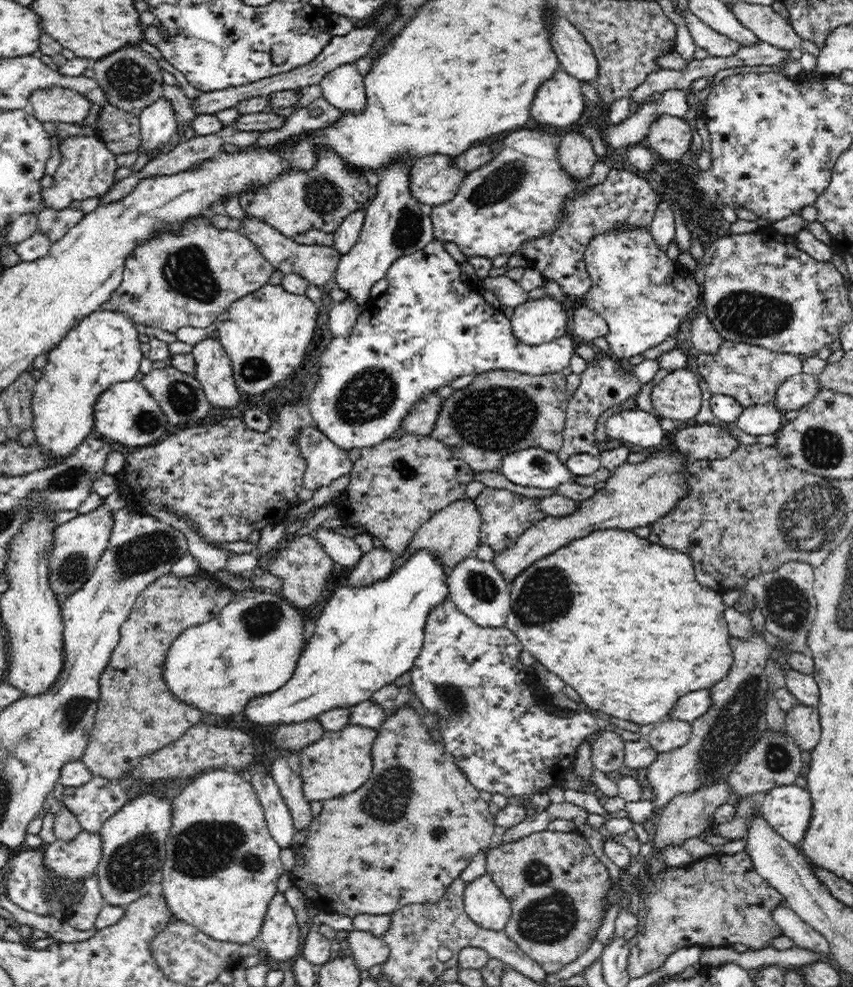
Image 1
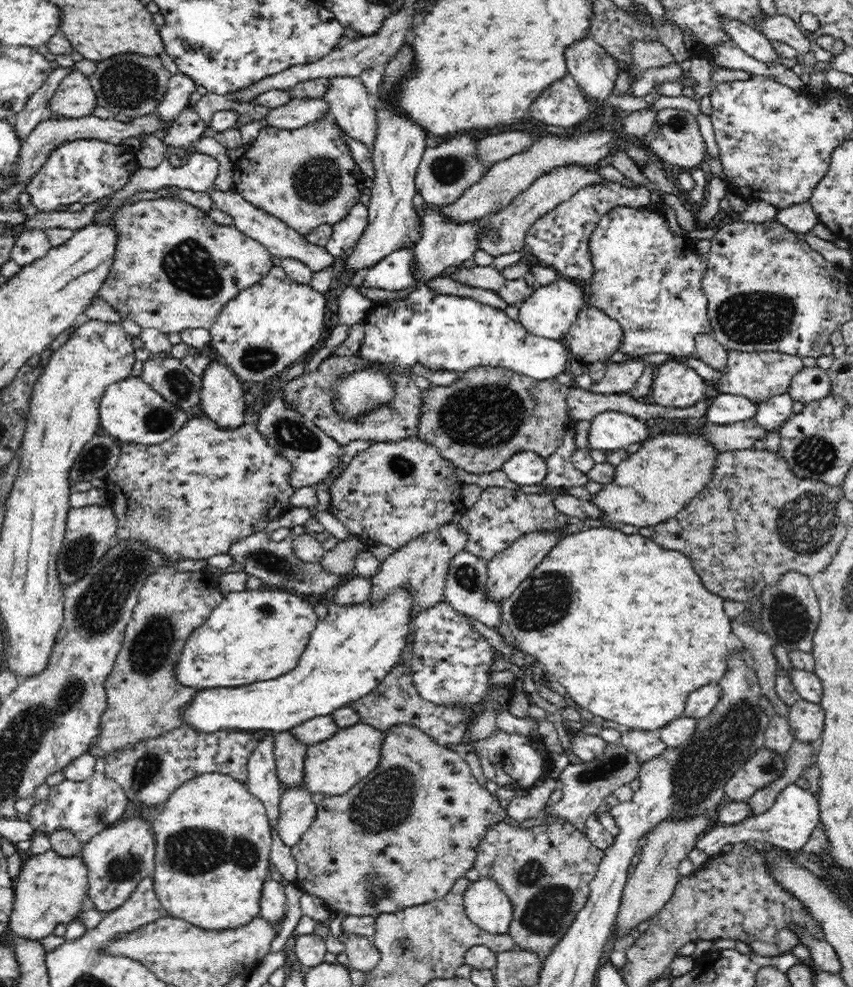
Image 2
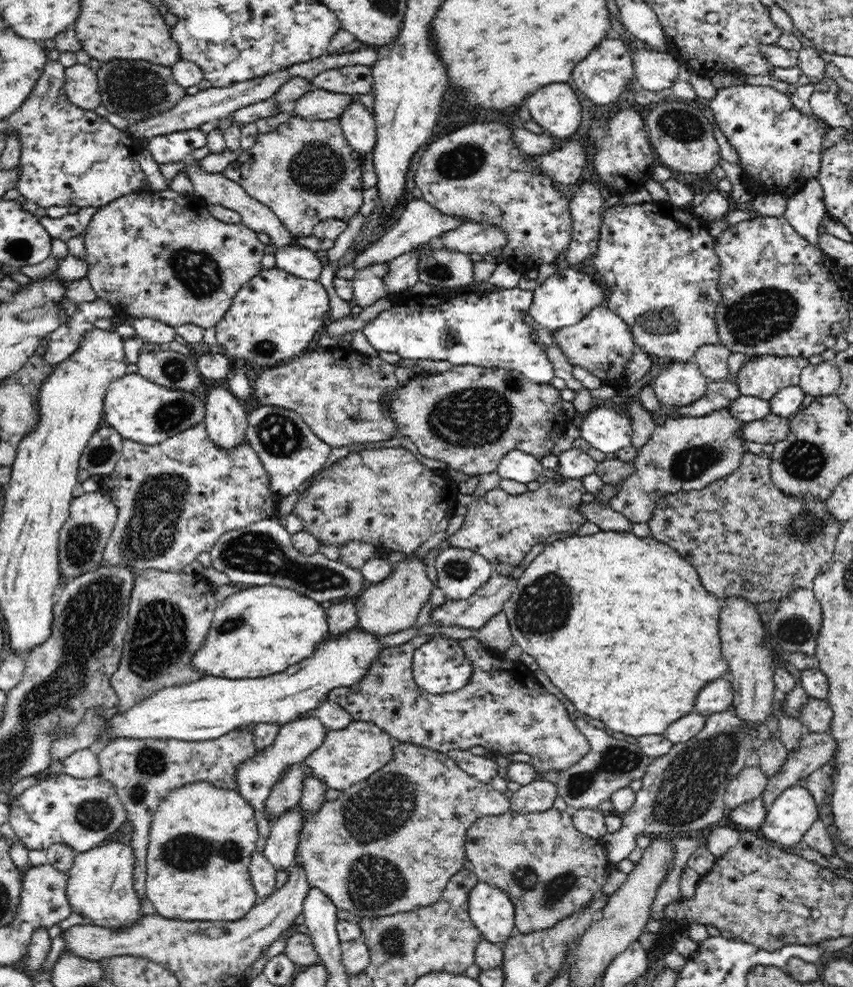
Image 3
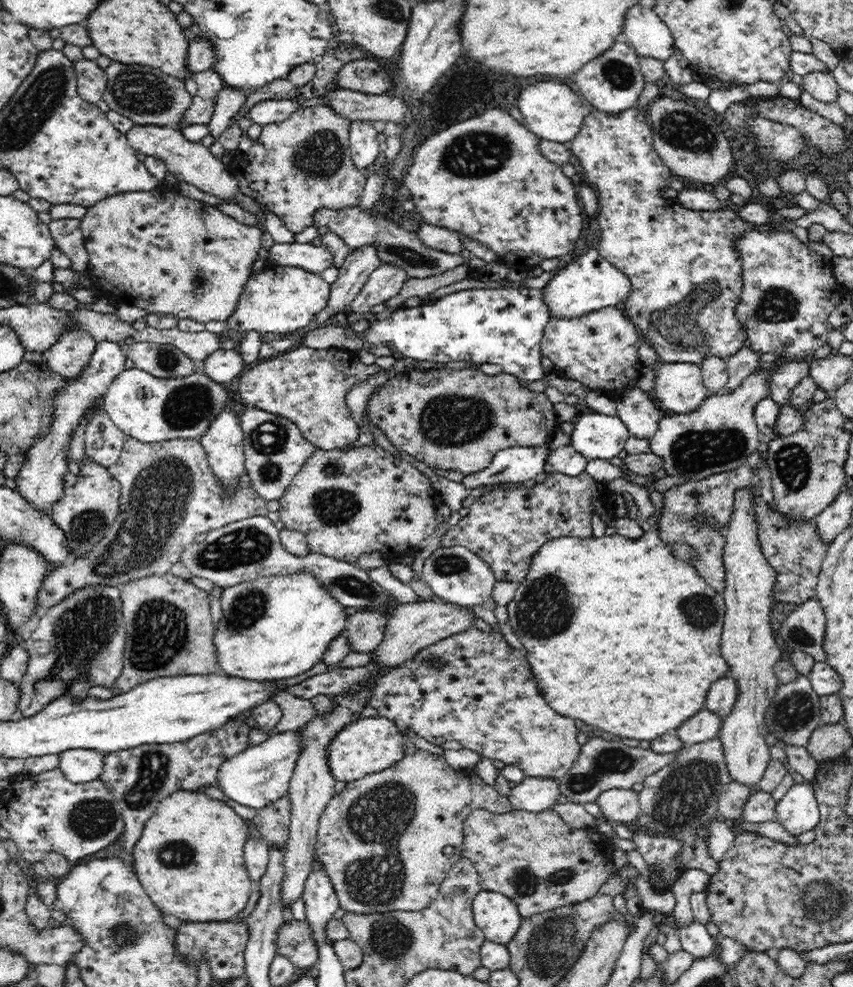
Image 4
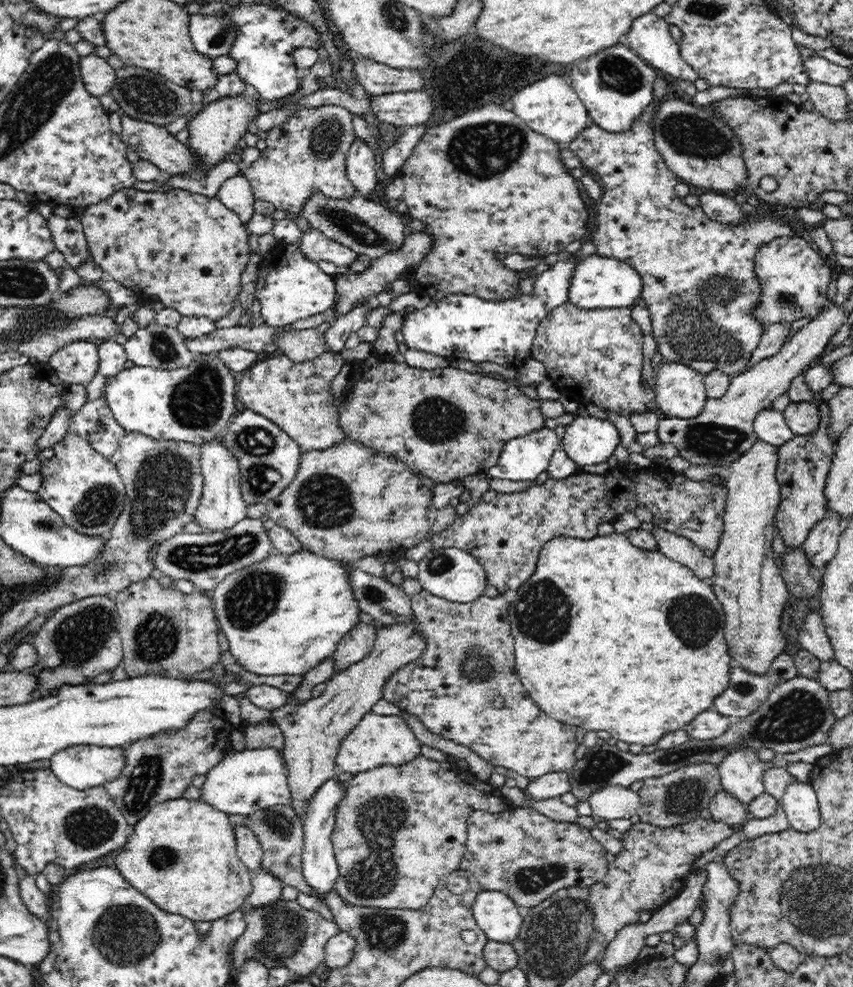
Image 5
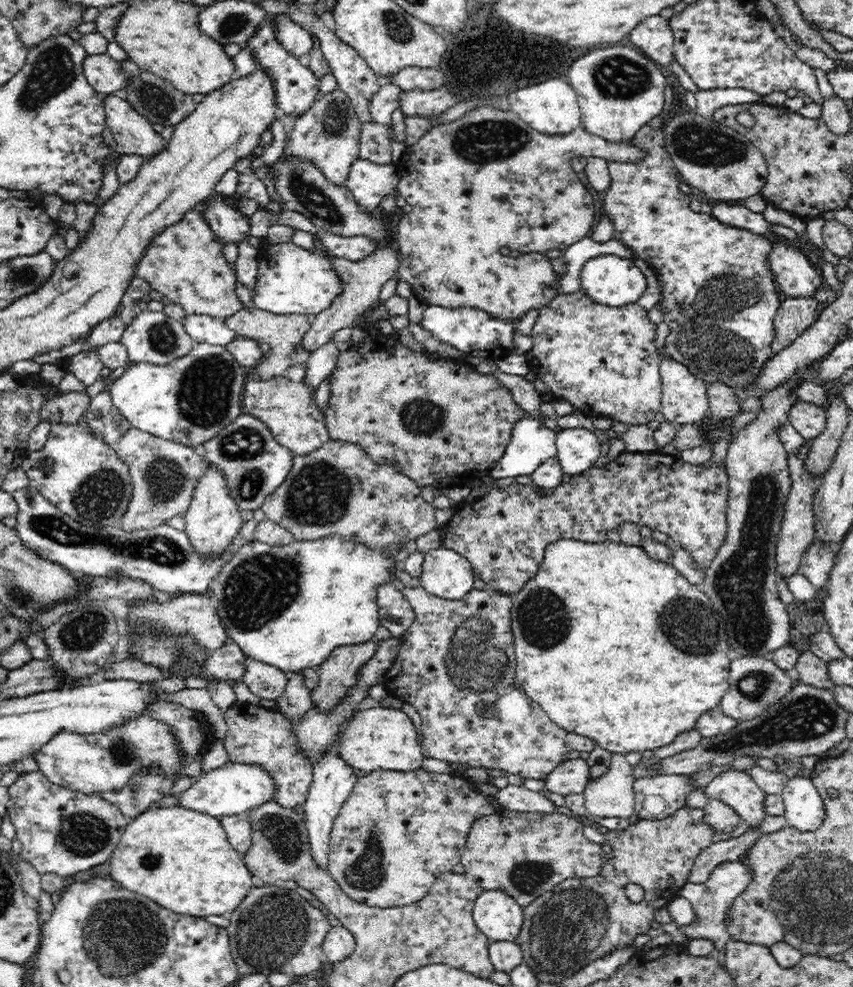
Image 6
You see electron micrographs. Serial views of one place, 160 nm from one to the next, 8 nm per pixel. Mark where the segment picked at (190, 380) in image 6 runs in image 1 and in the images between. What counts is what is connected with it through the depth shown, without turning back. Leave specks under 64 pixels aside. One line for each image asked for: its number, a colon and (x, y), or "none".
1: (126, 413)
2: (131, 411)
3: (141, 411)
4: (151, 409)
5: (193, 404)

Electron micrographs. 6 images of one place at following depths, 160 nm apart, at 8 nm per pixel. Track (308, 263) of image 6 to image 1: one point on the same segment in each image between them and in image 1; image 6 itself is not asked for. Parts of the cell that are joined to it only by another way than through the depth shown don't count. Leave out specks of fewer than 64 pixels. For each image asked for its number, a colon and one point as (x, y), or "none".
1: (265, 333)
2: (259, 334)
3: (274, 316)
4: (279, 299)
5: (289, 286)

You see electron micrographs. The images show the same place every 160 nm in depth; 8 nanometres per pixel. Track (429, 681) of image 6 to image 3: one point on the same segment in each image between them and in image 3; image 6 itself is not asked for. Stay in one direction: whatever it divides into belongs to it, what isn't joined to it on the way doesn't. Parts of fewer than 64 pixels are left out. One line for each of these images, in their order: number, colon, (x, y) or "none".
3: (501, 706)
4: (472, 686)
5: (463, 686)

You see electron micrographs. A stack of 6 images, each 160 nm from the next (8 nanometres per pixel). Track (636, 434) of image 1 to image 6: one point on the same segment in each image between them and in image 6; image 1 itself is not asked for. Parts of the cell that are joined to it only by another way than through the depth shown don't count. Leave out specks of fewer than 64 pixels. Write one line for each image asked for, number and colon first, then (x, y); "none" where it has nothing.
2: (609, 431)
3: (606, 430)
4: (597, 436)
5: (588, 440)
6: (577, 448)

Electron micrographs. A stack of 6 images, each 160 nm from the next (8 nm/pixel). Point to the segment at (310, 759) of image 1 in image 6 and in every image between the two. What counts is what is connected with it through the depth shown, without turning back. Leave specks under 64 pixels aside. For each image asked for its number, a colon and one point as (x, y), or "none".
2: (331, 767)
3: (348, 756)
4: (371, 744)
5: (377, 740)
6: (385, 738)

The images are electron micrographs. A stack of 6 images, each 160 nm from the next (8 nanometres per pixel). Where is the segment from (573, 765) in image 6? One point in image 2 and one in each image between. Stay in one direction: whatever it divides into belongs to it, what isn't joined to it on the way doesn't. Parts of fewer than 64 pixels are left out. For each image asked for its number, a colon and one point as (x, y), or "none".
2: (520, 808)
3: (538, 796)
4: (532, 794)
5: (554, 784)

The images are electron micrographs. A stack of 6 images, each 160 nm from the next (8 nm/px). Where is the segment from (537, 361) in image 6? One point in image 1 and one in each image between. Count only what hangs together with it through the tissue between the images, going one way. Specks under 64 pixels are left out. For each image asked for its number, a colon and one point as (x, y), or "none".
1: (587, 325)
2: (594, 336)
3: (602, 343)
4: (600, 350)
5: (595, 356)

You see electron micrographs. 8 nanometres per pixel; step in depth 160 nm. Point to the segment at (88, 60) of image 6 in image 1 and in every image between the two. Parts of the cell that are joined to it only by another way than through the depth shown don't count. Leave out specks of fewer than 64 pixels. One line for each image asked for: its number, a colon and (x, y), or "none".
1: (57, 104)
2: (74, 98)
3: (82, 85)
4: (91, 80)
5: (98, 75)

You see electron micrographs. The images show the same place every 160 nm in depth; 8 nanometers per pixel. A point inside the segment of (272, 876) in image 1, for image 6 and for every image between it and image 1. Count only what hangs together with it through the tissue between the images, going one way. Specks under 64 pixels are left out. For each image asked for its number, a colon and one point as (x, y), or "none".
2: (213, 838)
3: (202, 838)
4: (189, 860)
5: (182, 855)
6: (181, 858)

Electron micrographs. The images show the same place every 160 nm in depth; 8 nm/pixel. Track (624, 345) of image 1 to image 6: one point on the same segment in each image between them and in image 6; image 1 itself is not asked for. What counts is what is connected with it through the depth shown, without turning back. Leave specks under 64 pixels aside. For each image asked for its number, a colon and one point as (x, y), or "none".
2: (649, 280)
3: (662, 271)
4: (686, 274)
5: (700, 287)
6: (720, 299)

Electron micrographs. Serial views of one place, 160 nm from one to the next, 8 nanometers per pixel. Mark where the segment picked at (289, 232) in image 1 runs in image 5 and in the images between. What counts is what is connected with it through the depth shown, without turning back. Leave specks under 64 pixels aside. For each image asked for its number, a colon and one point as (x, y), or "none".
2: (306, 176)
3: (305, 171)
4: (295, 167)
5: (308, 151)

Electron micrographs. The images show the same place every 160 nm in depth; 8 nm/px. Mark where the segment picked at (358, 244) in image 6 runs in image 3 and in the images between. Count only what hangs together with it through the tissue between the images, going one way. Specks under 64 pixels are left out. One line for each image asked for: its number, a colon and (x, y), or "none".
3: (297, 260)
4: (313, 258)
5: (315, 246)

